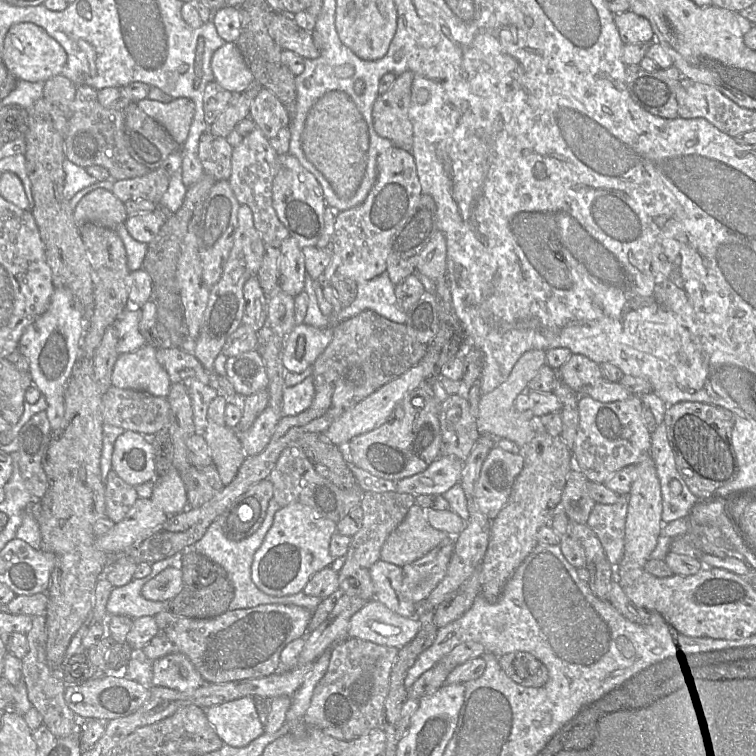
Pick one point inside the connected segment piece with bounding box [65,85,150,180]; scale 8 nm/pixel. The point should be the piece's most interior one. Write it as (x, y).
(94, 135)

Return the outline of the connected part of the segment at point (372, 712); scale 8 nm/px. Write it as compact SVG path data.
M347 638L336 643L330 650L327 671L313 691L304 719L310 726L322 730L339 728L346 740L354 740L382 725L390 673L399 648L359 638Z

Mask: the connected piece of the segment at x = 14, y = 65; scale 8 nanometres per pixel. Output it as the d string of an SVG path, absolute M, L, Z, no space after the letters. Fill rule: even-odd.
M23 22L9 28L4 39L1 61L18 80L45 82L62 73L67 53L42 27Z

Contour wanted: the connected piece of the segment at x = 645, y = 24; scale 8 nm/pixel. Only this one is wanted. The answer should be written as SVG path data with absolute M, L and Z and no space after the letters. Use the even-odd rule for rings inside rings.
M630 10L614 15L614 22L624 44L653 43L655 41L650 22Z

